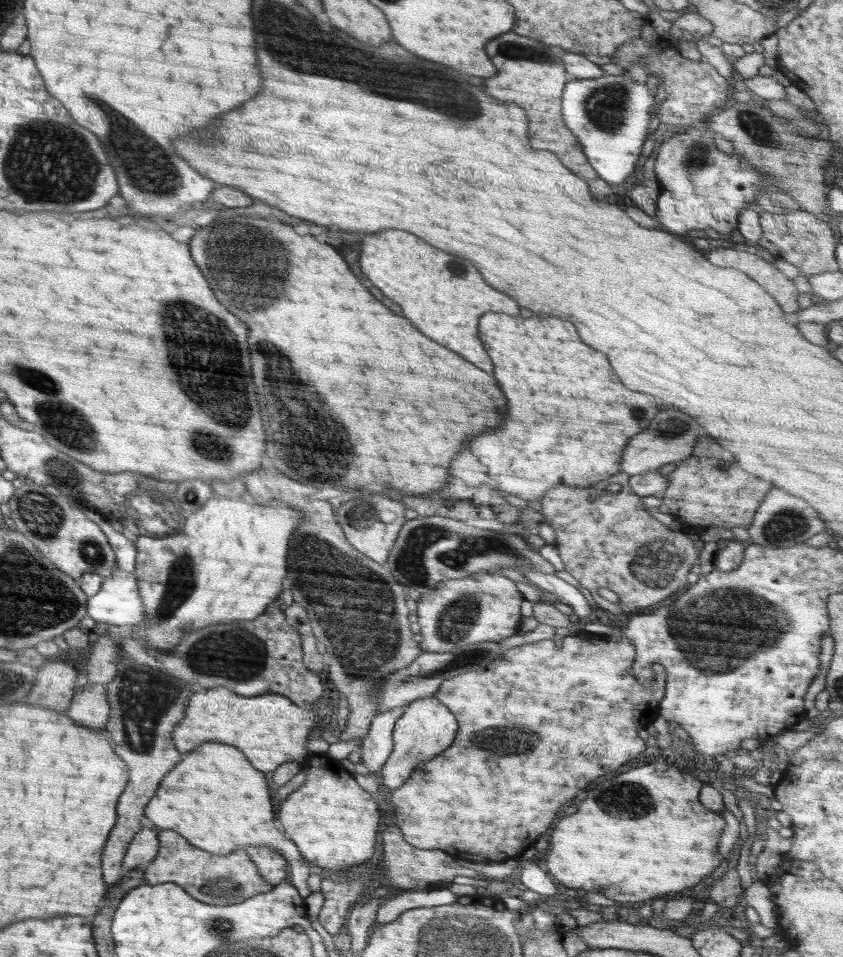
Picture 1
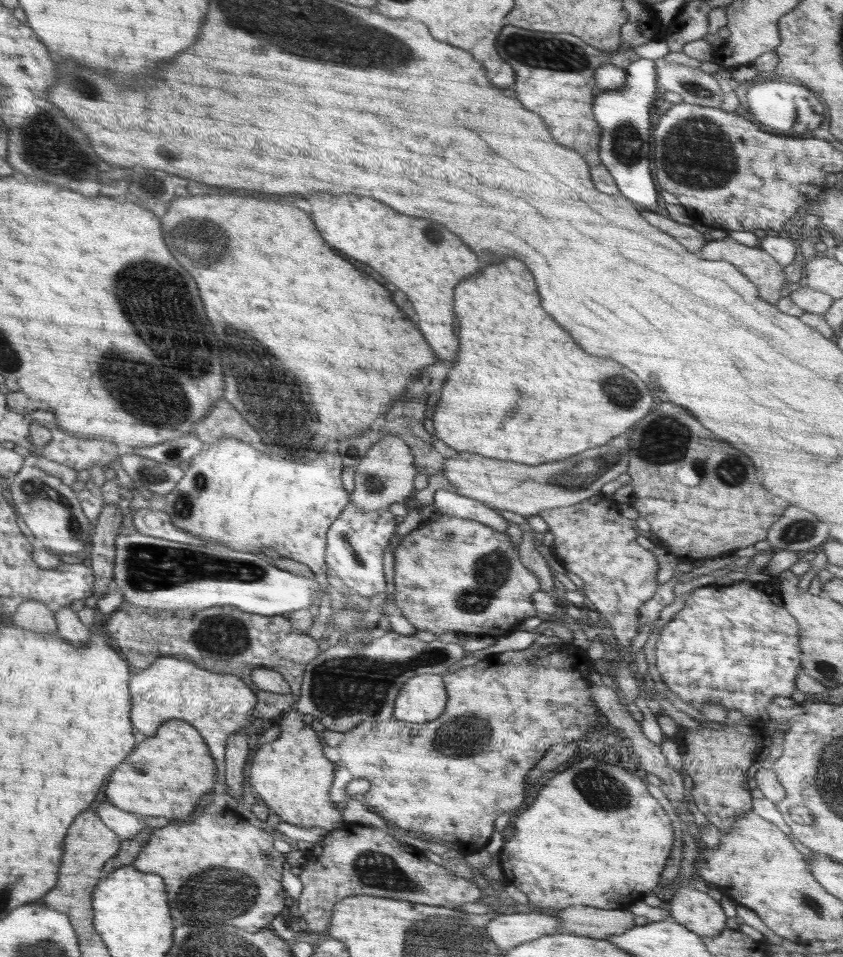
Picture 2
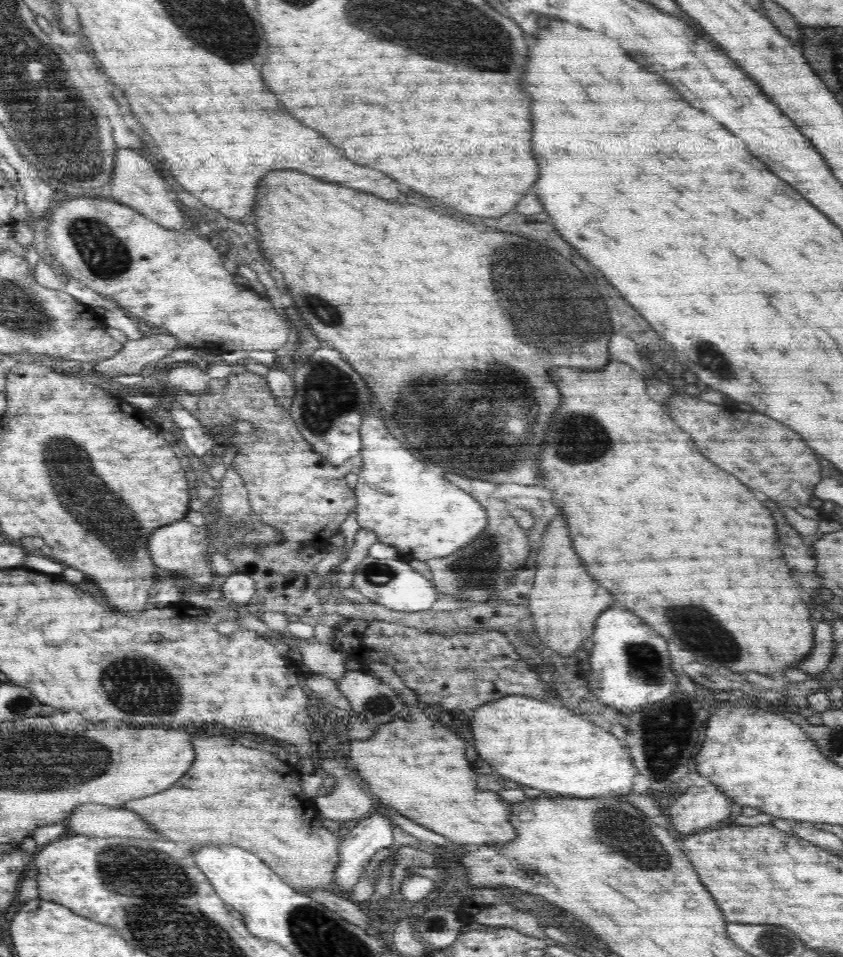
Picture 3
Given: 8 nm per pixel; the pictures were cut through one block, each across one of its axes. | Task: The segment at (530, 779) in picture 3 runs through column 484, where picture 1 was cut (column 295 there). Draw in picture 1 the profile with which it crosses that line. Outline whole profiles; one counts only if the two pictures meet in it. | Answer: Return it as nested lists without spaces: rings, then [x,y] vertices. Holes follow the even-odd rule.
[[[222,686],[206,689],[195,688],[189,696],[185,717],[178,726],[175,726],[176,730],[172,734],[172,742],[174,742],[176,750],[180,750],[180,752],[194,750],[204,742],[224,742],[224,744],[238,748],[252,762],[252,766],[256,770],[267,773],[276,770],[284,762],[300,762],[300,765],[303,766],[311,755],[307,748],[308,737],[318,719],[314,711],[296,706],[289,698],[281,694],[270,693],[245,697]]]

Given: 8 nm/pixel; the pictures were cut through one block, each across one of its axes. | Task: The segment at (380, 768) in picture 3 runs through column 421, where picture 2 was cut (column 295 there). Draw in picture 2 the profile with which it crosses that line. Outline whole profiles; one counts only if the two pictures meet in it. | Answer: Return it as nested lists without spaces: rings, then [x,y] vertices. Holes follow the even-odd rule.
[[[294,707],[280,720],[280,736],[262,745],[254,754],[250,766],[251,788],[258,792],[258,799],[265,803],[284,822],[303,828],[319,826],[328,831],[337,829],[343,822],[341,806],[330,803],[330,785],[334,781],[336,765],[323,756],[323,747],[311,725],[305,724],[303,714]]]

